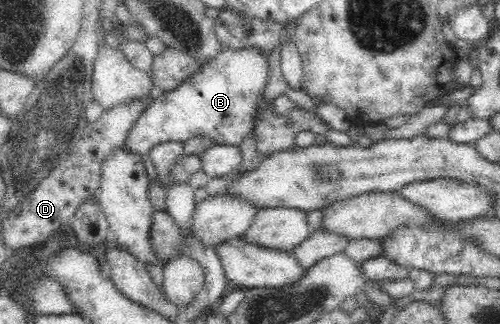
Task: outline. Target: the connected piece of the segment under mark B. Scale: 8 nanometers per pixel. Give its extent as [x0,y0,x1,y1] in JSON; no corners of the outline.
[121,47,269,156]

